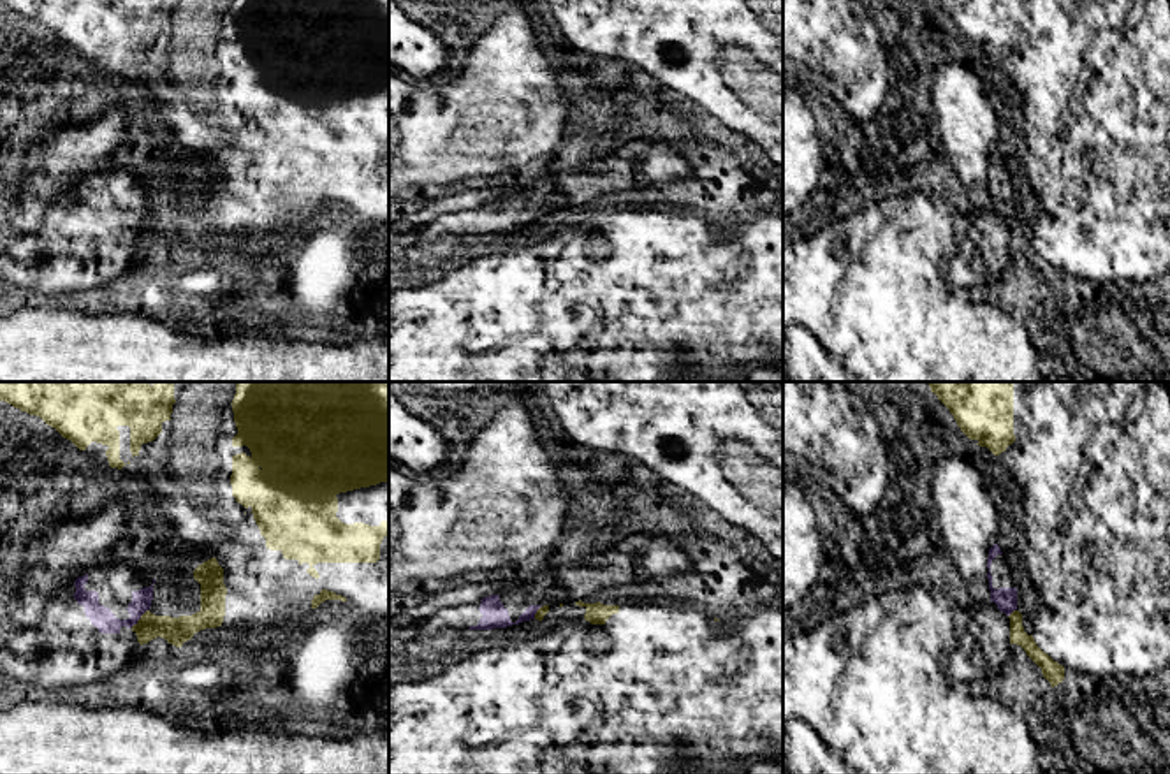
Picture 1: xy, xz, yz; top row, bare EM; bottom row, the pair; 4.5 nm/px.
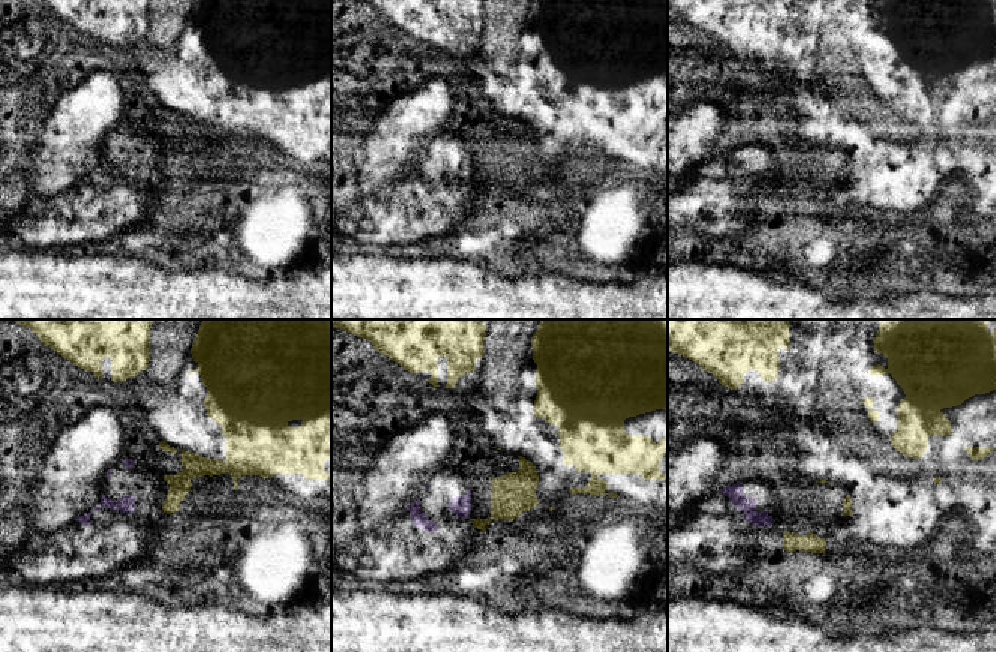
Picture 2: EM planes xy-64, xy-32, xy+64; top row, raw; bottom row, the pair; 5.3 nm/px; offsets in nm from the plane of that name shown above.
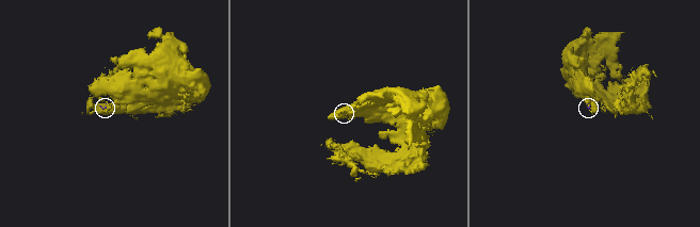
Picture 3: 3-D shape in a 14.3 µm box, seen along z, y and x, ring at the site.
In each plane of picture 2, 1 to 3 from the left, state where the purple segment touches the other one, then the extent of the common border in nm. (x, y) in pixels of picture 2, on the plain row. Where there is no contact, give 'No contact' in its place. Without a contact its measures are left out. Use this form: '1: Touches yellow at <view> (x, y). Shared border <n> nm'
1: No contact
2: No contact
3: No contact

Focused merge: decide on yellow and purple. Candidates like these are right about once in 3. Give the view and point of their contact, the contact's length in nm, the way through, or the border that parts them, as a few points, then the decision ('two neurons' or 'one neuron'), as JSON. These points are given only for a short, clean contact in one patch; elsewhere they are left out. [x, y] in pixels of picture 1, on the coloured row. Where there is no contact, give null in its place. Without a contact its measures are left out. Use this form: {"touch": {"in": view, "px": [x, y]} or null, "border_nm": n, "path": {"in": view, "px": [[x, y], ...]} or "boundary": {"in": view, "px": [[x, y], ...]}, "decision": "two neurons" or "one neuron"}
{"touch": {"in": "xy", "px": [141, 618]}, "border_nm": 120, "decision": "two neurons"}

